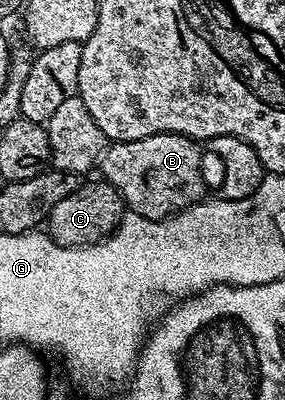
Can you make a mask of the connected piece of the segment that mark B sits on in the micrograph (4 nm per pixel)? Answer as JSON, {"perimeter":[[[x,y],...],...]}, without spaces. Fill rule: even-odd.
{"perimeter":[[[175,132],[120,140],[111,143],[100,157],[101,179],[120,193],[129,211],[149,220],[164,220],[203,199],[206,184],[202,181],[202,152],[198,148],[199,141]]]}

